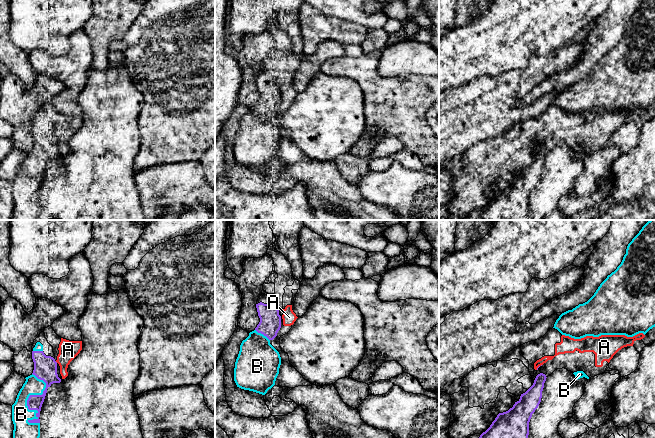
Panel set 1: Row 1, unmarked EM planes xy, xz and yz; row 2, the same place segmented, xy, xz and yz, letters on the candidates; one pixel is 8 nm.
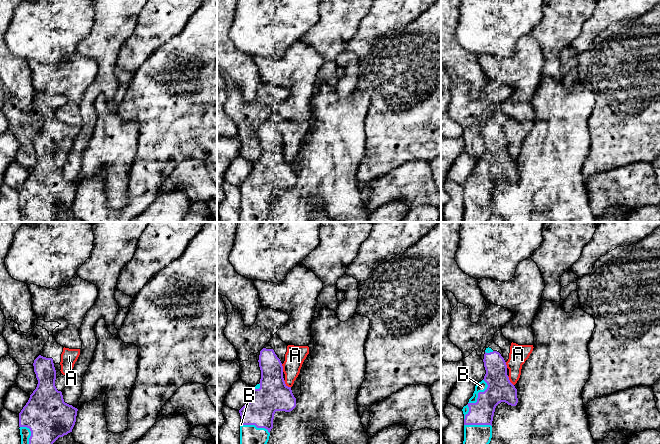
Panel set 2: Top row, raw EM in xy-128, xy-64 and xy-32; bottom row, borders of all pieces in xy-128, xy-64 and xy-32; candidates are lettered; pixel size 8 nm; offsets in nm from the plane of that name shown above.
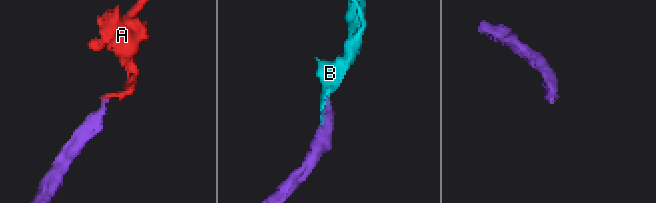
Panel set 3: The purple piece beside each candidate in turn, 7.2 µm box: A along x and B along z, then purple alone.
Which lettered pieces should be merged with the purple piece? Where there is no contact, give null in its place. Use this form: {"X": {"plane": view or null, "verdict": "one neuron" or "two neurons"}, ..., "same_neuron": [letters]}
{"A": {"plane": "yz", "verdict": "two neurons"}, "B": {"plane": "xy", "verdict": "one neuron"}, "same_neuron": ["B"]}

